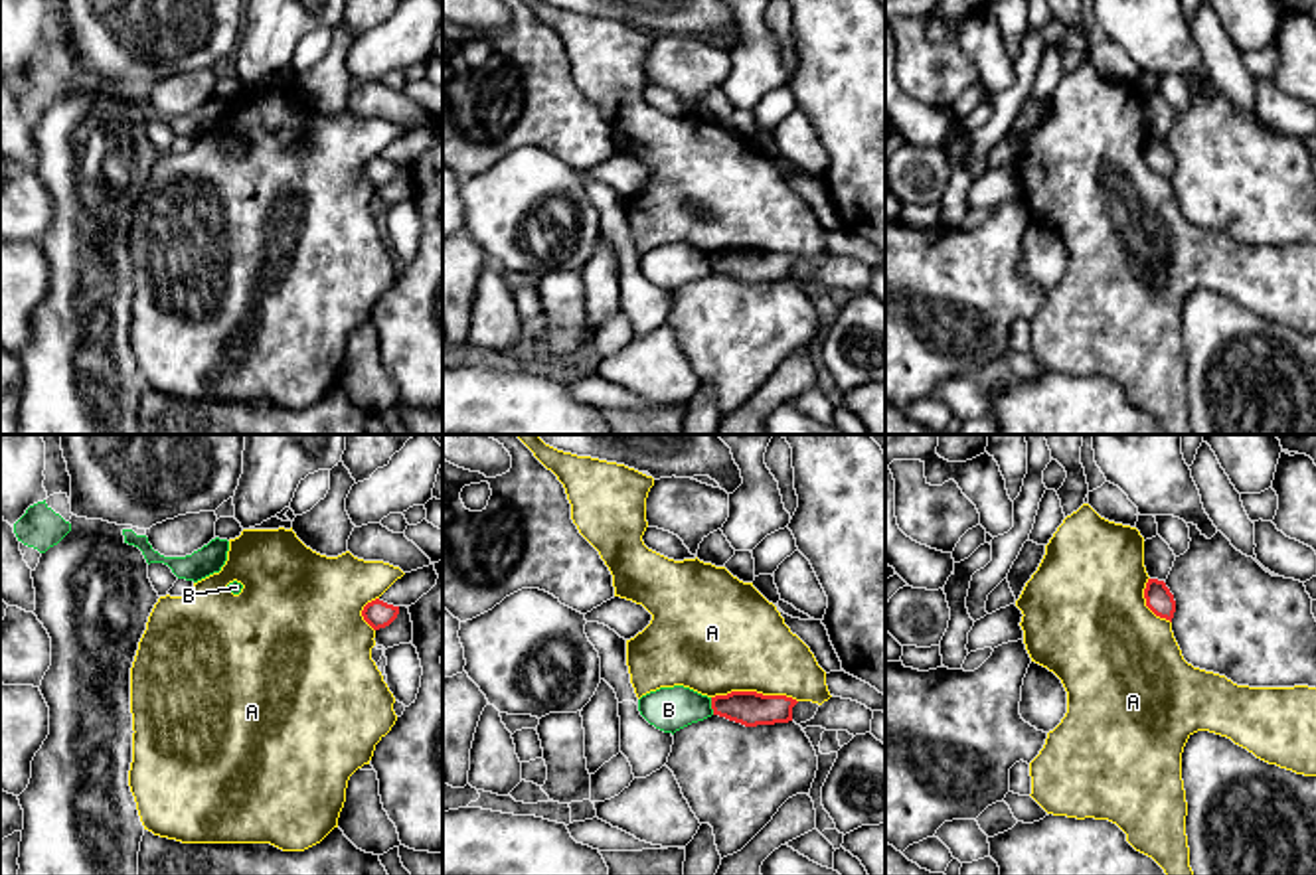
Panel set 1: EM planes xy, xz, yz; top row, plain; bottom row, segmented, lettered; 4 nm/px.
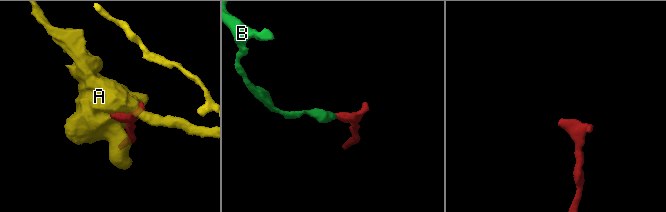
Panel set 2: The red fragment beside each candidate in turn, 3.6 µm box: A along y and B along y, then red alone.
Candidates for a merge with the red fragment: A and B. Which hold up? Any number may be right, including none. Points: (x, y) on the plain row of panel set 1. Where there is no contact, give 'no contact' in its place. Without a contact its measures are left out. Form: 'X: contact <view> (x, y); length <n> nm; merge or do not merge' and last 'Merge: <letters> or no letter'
A: contact xz (755, 249); length 360 nm; do not merge
B: contact xz (712, 263); length 70 nm; do not merge
Merge: no letter

